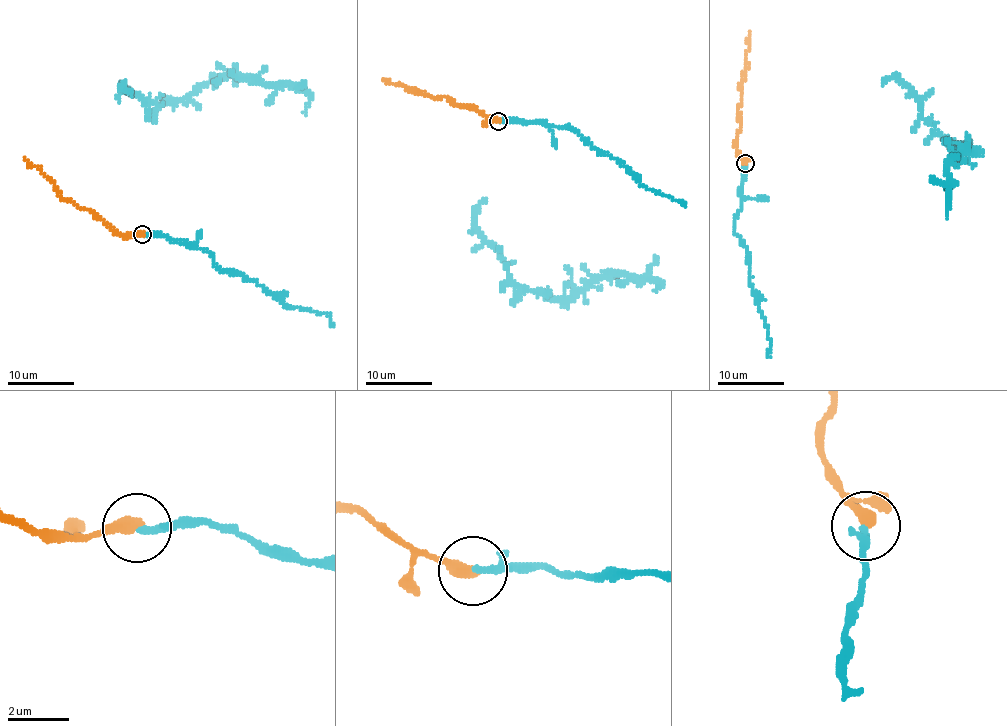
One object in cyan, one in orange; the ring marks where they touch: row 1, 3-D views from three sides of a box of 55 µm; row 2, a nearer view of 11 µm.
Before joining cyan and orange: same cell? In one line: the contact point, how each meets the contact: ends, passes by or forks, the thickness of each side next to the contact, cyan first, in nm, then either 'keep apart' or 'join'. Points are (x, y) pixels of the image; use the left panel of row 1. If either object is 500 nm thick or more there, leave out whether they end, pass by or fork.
at (142, 234); cyan ends there; orange ends there; 240 nm thick on the cyan side, 400 nm on the other; join

